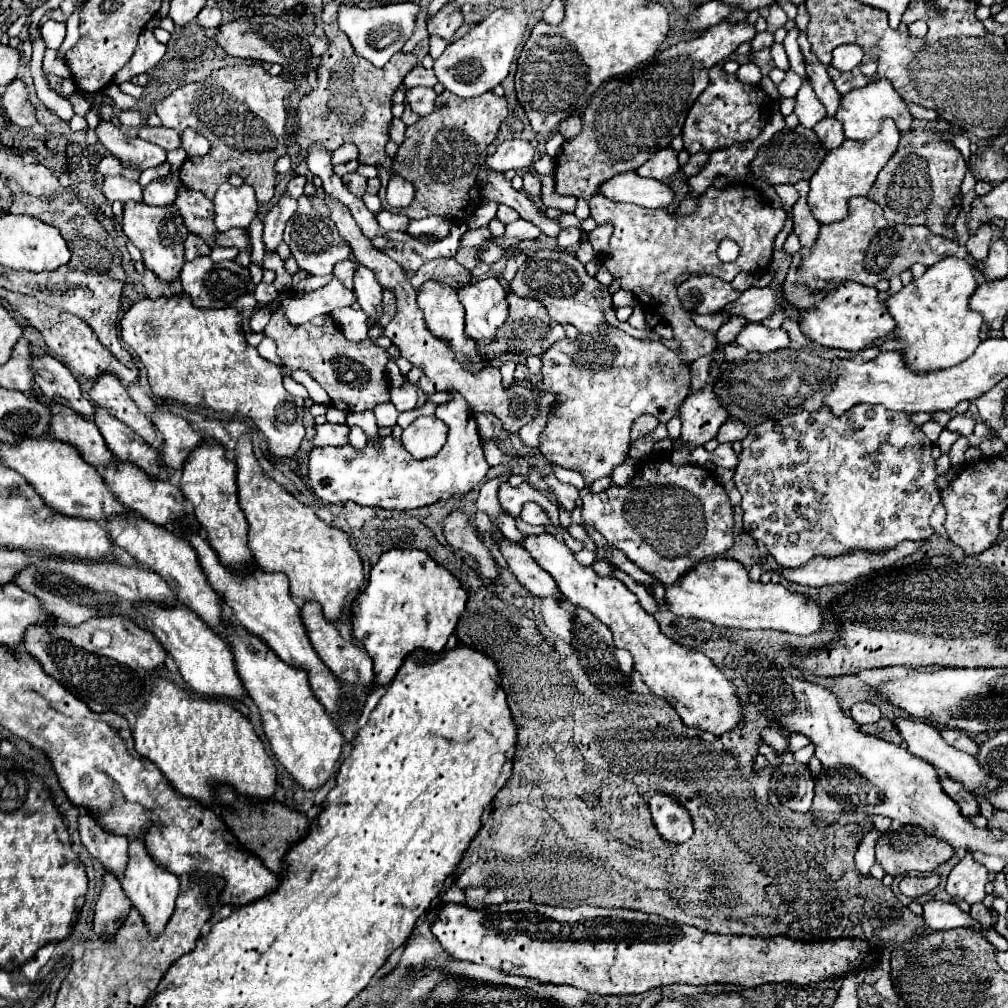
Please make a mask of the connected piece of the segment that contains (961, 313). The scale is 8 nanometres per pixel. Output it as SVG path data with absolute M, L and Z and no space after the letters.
M947 257L935 267L929 267L923 277L887 297L887 311L891 311L899 329L899 339L903 341L903 361L915 373L953 367L975 351L983 325L983 317L969 309L969 297L975 287L975 269L965 259Z

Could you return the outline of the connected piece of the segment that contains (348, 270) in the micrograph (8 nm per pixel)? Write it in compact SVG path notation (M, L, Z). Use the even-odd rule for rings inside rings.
M347 259L347 261L341 261L335 265L333 269L333 275L349 289L353 289L353 275L355 275L355 269L359 267L359 263L355 259Z

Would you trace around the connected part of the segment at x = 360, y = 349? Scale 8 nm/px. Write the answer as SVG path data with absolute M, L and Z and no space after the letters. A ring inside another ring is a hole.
M277 309L265 327L263 335L275 339L277 355L287 371L305 369L331 397L331 405L341 411L367 411L379 403L389 401L389 383L385 365L389 355L369 339L363 343L351 343L343 337L339 327L329 315L315 317L303 325L291 325L287 315Z

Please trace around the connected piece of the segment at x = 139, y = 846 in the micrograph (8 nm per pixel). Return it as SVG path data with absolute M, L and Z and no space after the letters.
M143 835L131 839L131 843L129 843L129 863L123 871L121 885L123 885L123 891L127 893L127 897L131 899L131 905L135 909L139 909L139 913L143 915L149 933L153 937L157 937L165 929L165 925L167 925L167 921L169 921L169 917L175 909L175 899L177 899L177 893L179 893L179 877L175 873L167 871L163 865L159 865L147 853Z

